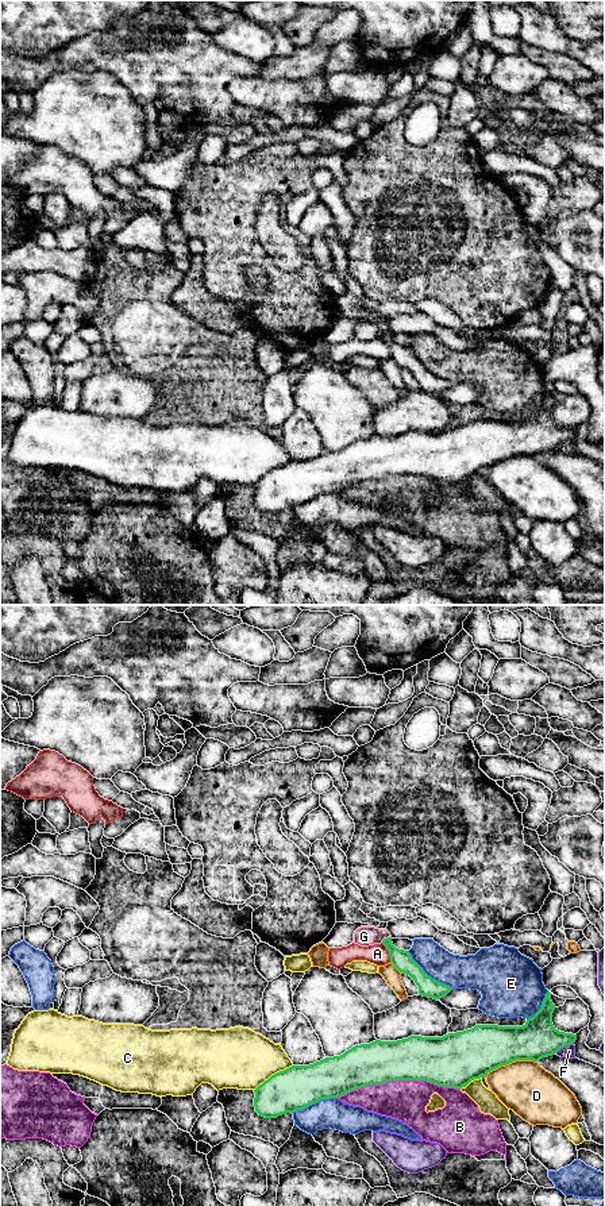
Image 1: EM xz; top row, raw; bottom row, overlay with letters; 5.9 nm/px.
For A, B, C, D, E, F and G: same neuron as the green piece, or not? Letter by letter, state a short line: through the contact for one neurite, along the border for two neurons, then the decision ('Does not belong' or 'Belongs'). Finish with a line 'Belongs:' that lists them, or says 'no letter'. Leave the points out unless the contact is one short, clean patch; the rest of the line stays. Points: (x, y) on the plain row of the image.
A: Line: xz (381, 338), (388, 346), (390, 357). Does not belong
B: Does not belong
C: Does not belong
D: Does not belong
E: Does not belong
F: Does not belong
G: Line: xz (390, 331), (381, 336). Does not belong
Belongs: no letter

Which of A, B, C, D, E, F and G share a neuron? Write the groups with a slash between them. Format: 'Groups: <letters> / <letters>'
Groups: A / B / C / D / E / F / G

